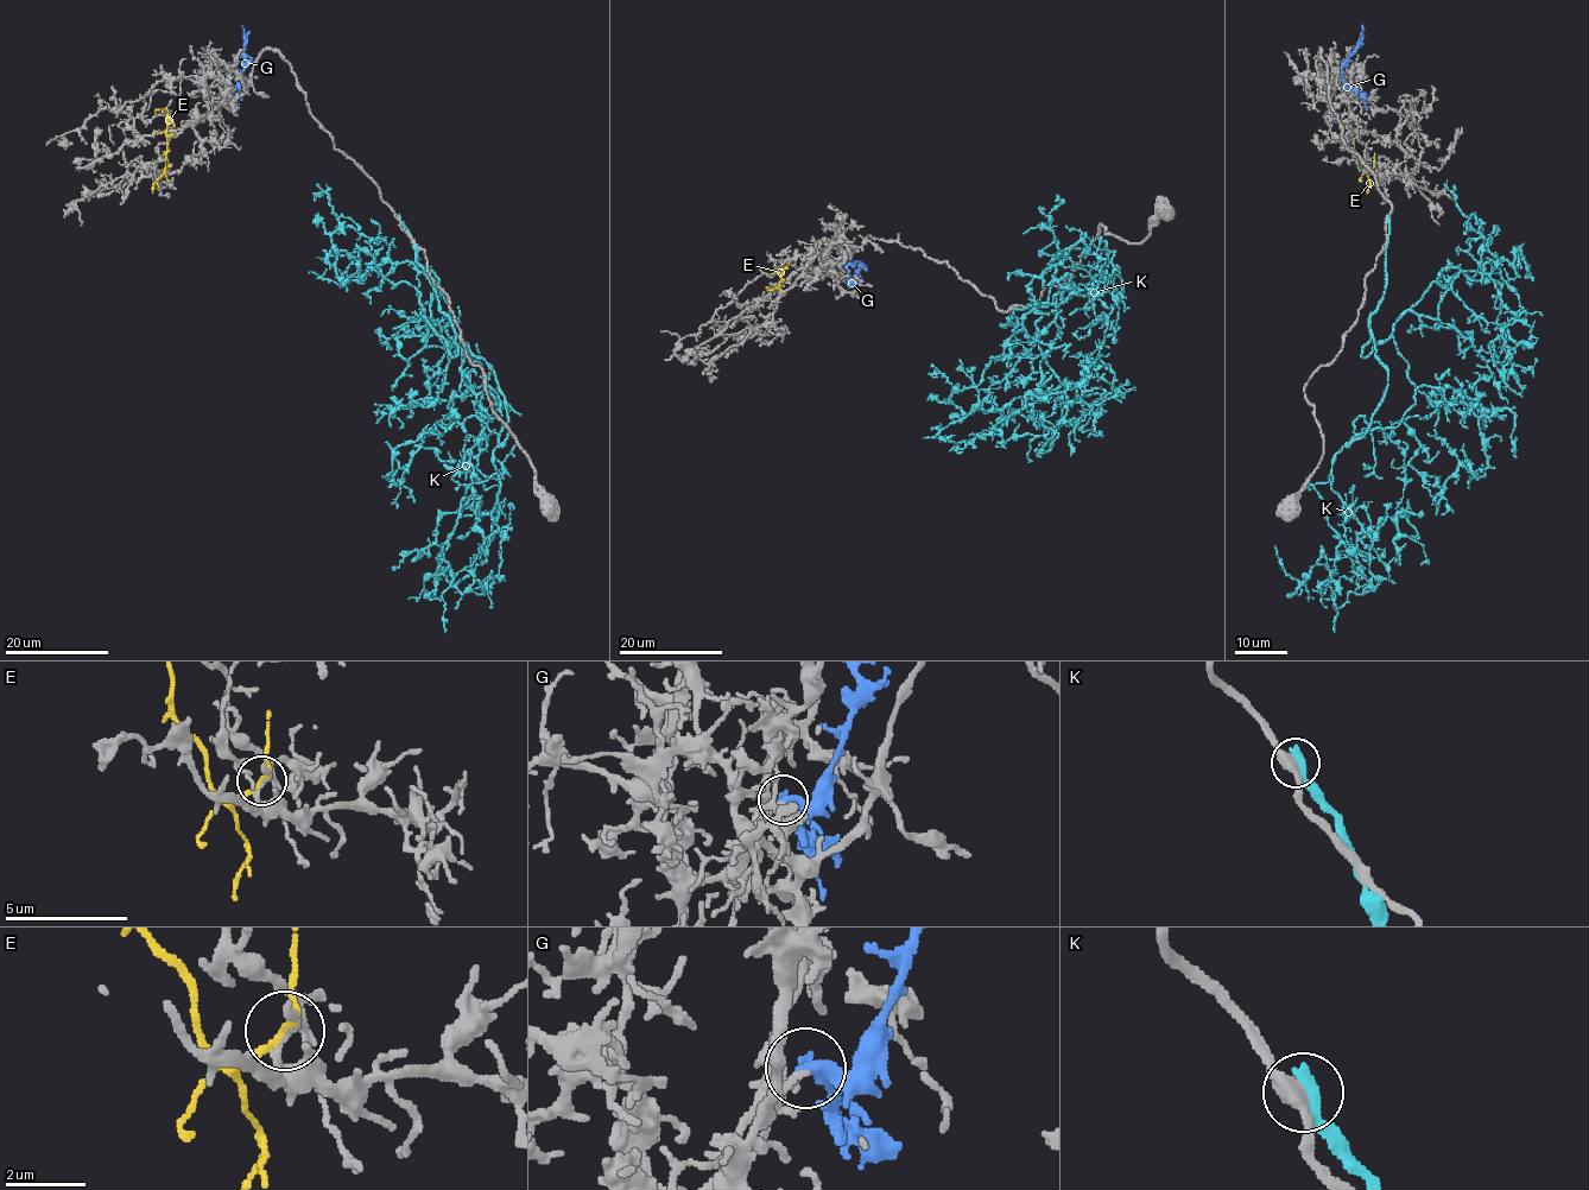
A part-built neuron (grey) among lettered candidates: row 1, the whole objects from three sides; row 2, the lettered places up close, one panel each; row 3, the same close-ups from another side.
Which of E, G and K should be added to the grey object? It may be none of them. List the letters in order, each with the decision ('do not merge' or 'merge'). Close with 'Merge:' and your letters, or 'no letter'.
E: do not merge
G: merge
K: do not merge
Merge: G

